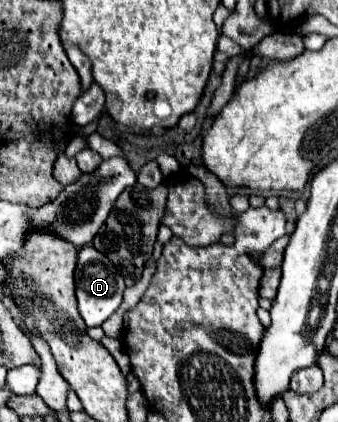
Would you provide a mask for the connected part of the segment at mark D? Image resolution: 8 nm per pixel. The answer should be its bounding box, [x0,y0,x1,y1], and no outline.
[76,246,124,326]

